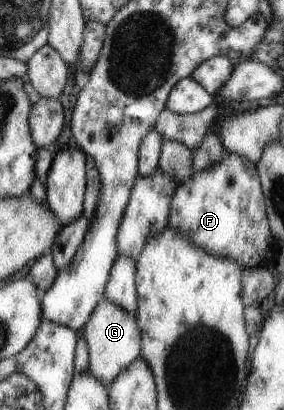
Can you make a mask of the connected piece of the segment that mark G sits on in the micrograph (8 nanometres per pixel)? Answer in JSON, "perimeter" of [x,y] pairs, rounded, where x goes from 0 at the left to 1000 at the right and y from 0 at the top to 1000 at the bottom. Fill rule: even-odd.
{"perimeter":[[[359,724],[331,746],[292,800],[292,820],[306,837],[306,905],[335,927],[380,941],[430,900],[493,866],[493,810],[475,768],[444,763],[423,746]]]}

